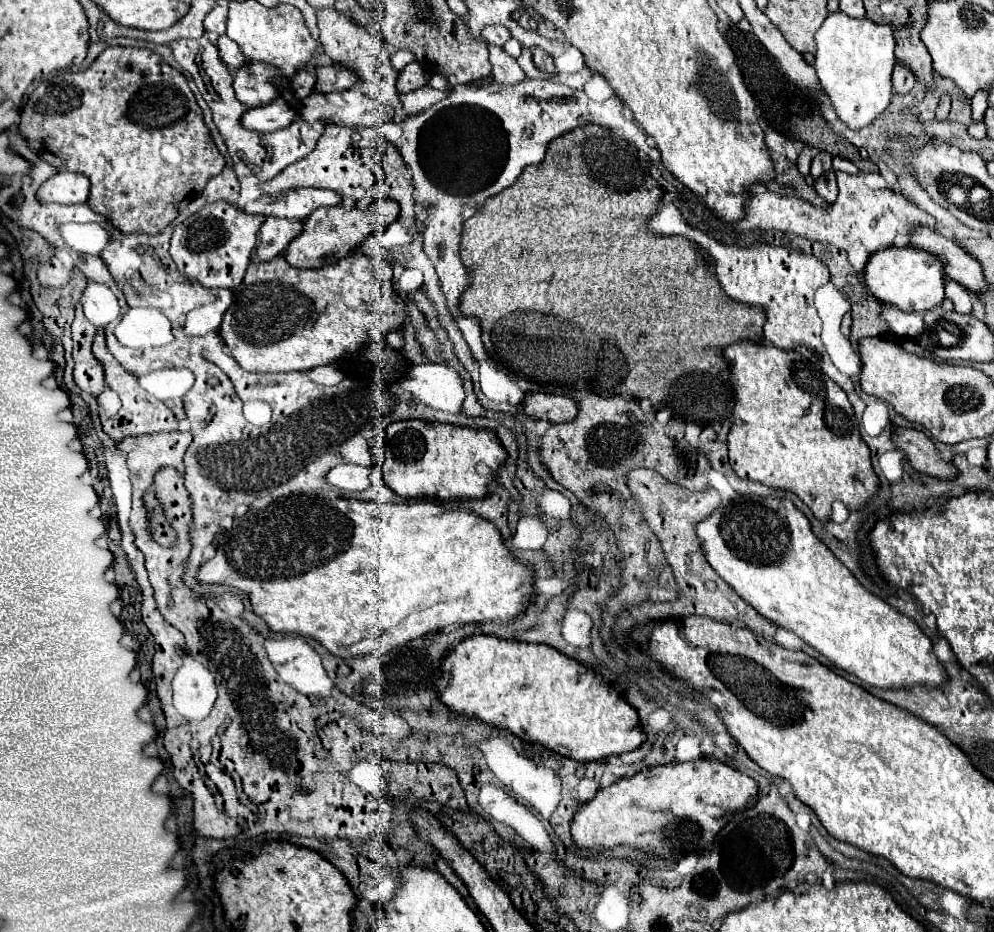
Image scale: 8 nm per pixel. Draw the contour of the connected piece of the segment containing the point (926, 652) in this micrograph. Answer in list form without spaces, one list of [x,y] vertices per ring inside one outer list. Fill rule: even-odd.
[[[749,495],[749,497],[739,497],[739,503],[737,499],[731,501],[729,505],[721,505],[719,509],[715,509],[709,517],[705,517],[703,521],[699,521],[695,525],[695,533],[701,541],[701,549],[703,549],[703,555],[707,559],[707,563],[715,569],[715,573],[743,599],[747,601],[759,615],[767,617],[769,621],[773,621],[775,625],[787,629],[787,631],[793,631],[797,637],[801,637],[807,645],[811,645],[813,649],[817,649],[819,653],[823,653],[831,663],[835,663],[837,667],[845,669],[847,673],[853,673],[857,675],[861,681],[869,683],[869,685],[875,685],[875,687],[883,687],[883,689],[889,689],[889,687],[911,687],[911,685],[919,685],[919,683],[925,683],[925,685],[931,685],[931,687],[939,687],[943,681],[945,681],[945,669],[943,665],[939,663],[939,659],[935,657],[933,653],[933,647],[931,647],[931,641],[921,633],[921,629],[905,615],[901,615],[897,609],[893,609],[891,605],[887,605],[885,601],[881,601],[879,597],[871,595],[851,573],[849,569],[829,551],[827,545],[823,545],[811,531],[811,525],[807,521],[807,517],[791,503],[791,499],[785,499],[785,497],[759,497],[759,495]]]

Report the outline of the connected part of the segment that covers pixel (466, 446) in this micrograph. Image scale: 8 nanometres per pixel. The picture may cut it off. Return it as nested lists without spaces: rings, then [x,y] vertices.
[[[419,419],[397,421],[383,437],[385,457],[379,465],[389,489],[405,499],[481,499],[493,481],[497,467],[507,459],[505,449],[491,431],[475,431],[449,423],[425,423]]]

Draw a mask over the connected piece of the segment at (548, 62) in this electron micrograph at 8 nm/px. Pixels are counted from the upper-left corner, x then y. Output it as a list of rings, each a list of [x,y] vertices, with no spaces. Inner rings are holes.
[[[533,47],[531,53],[533,53],[533,63],[537,65],[537,69],[541,69],[543,73],[547,73],[547,75],[551,75],[551,77],[557,75],[557,69],[555,69],[555,65],[553,65],[553,59],[551,59],[545,51]]]

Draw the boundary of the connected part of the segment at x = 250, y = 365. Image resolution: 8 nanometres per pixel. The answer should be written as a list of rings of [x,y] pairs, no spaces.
[[[353,251],[351,257],[341,259],[337,265],[323,269],[295,269],[287,265],[283,253],[279,253],[269,263],[251,261],[245,273],[243,283],[237,287],[231,307],[223,315],[219,335],[229,347],[231,357],[245,371],[307,371],[311,367],[327,365],[337,361],[347,353],[359,351],[367,339],[385,341],[389,331],[395,331],[405,319],[405,301],[395,293],[391,283],[393,271],[391,263],[367,259],[359,251]]]

